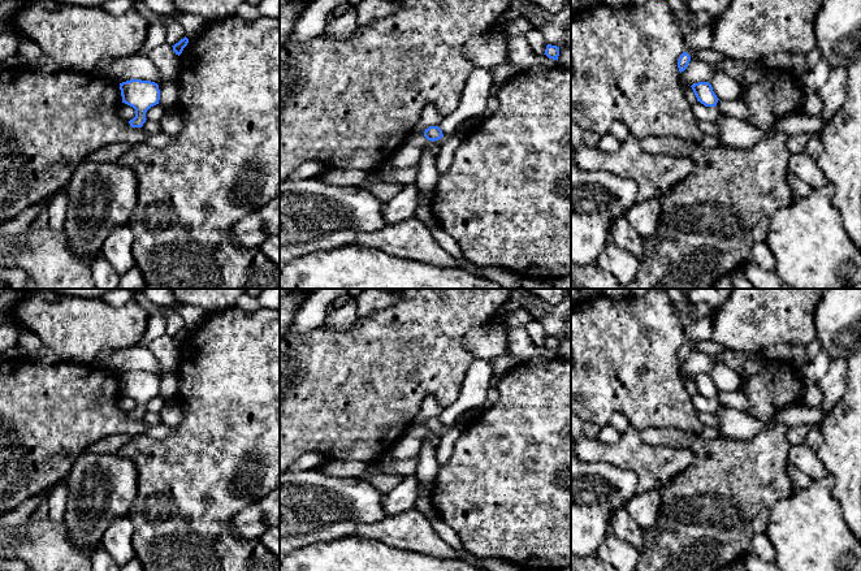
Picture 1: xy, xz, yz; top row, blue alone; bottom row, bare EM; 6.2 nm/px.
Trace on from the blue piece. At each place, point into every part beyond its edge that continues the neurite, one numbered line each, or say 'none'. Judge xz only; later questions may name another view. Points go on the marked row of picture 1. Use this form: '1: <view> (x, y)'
none

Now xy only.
none

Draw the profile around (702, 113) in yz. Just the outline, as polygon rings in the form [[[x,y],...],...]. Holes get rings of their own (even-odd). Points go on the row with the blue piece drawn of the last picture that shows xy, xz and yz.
[[[700,101],[692,104],[691,109],[698,121],[715,122],[717,118],[722,114],[717,107],[705,107]]]

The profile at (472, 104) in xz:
[[[475,68],[468,75],[457,109],[442,117],[438,127],[442,130],[444,137],[433,142],[436,146],[442,146],[454,137],[457,129],[468,118],[479,118],[485,113],[490,87],[489,72],[483,68]]]

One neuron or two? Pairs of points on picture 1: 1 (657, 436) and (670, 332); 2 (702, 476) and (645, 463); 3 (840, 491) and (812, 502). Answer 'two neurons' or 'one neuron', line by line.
1: two neurons
2: two neurons
3: two neurons

